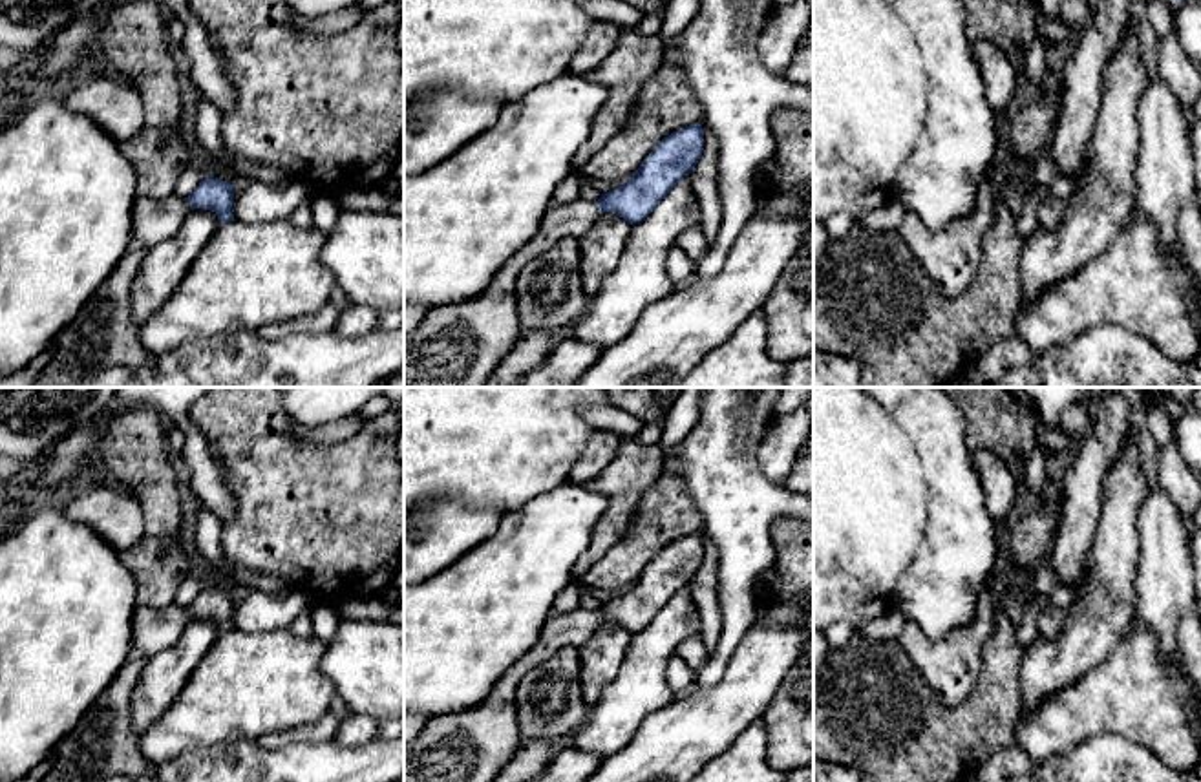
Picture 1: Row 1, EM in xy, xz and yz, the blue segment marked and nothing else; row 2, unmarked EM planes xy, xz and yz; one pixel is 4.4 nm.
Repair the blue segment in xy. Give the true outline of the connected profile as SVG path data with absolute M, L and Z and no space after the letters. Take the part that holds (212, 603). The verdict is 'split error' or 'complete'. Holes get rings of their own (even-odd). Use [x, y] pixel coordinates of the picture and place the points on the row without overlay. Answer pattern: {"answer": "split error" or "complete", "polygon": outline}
{"answer": "split error", "polygon": "M207 585L188 607L174 603L168 608L152 608L141 601L133 614L133 650L146 658L159 654L181 638L192 618L212 619L219 632L234 630L232 612L234 594L212 585Z"}

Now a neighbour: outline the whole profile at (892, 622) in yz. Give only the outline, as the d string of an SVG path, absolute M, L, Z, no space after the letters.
M896 607L888 608L881 618L865 623L857 634L868 639L898 639L907 625L907 618Z

